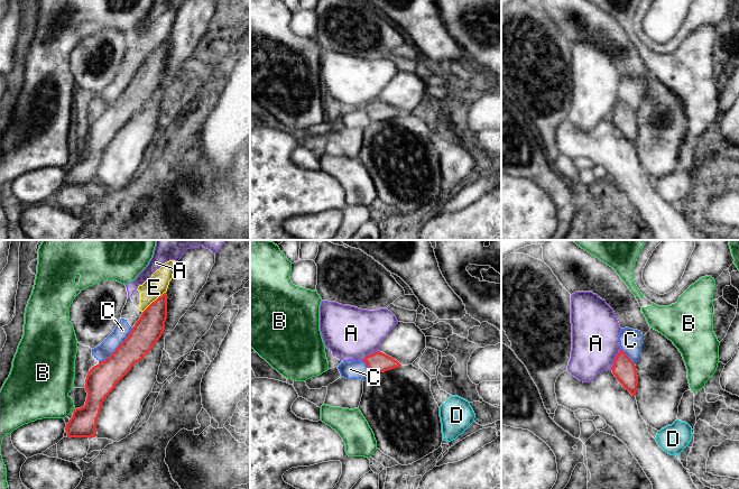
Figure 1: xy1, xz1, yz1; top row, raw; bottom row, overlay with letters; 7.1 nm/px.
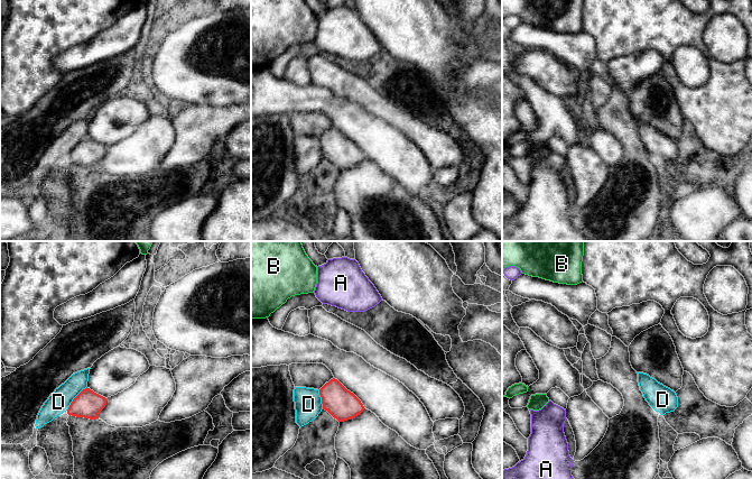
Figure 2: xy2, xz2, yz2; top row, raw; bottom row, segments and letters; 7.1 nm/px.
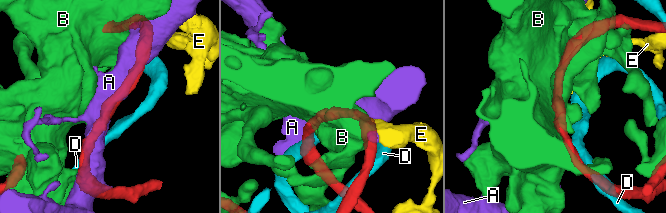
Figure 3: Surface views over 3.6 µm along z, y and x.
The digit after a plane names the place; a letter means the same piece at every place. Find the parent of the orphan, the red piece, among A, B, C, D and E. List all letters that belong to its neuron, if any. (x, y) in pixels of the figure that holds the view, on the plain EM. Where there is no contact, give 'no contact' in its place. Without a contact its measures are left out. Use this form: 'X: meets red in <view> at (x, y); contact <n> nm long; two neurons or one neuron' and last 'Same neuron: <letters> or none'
A: meets red in yz1 at (615, 108); contact 170 nm long; two neurons
B: meets red in xy1 at (74, 159); contact 40 nm long; two neurons
C: meets red in xy1 at (118, 95); contact 360 nm long; two neurons
D: meets red in xy2 at (74, 147); contact 220 nm long; one neuron
E: meets red in xy1 at (155, 49); contact 220 nm long; two neurons
Same neuron: D

